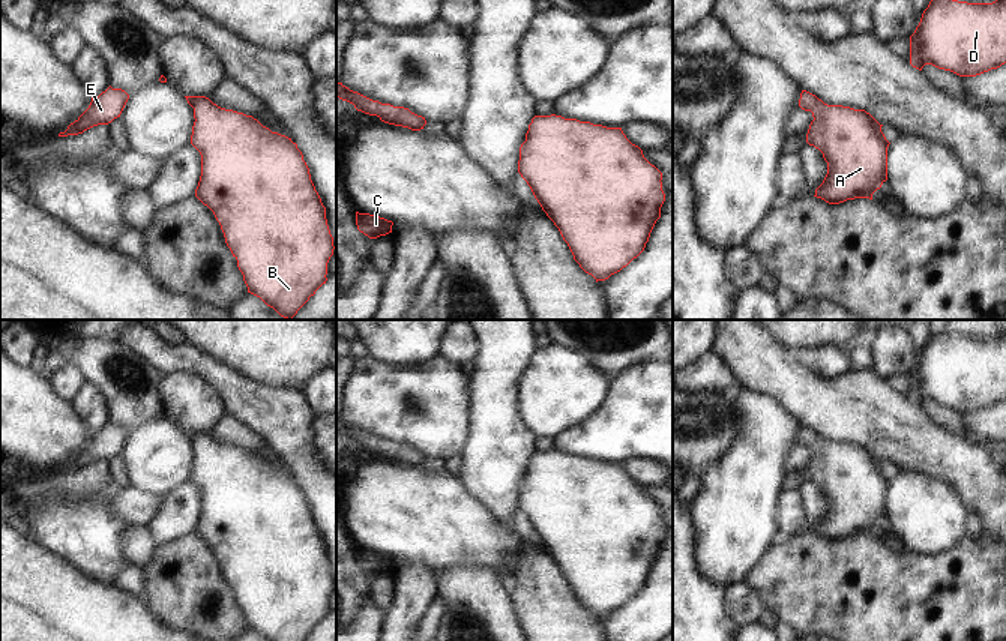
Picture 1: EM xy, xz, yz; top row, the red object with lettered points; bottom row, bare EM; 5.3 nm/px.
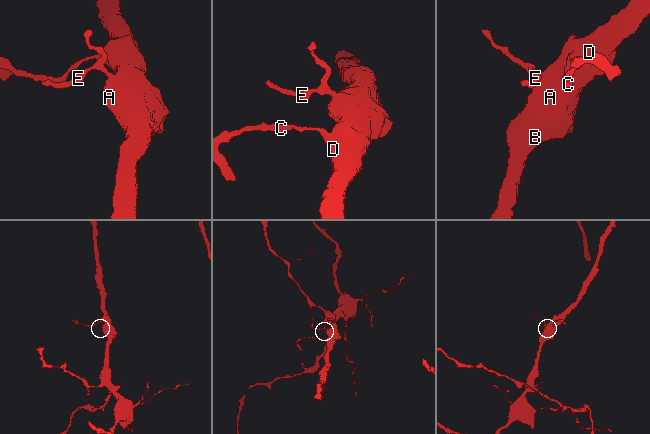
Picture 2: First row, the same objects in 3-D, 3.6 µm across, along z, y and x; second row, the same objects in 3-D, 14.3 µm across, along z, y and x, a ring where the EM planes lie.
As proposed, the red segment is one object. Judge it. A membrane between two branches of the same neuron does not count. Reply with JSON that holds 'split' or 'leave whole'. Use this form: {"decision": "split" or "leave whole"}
{"decision": "leave whole"}

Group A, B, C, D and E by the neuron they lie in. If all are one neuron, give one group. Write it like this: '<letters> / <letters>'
A B C D E

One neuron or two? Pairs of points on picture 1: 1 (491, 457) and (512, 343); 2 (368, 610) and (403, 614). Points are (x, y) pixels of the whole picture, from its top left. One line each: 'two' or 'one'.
1: one
2: two

